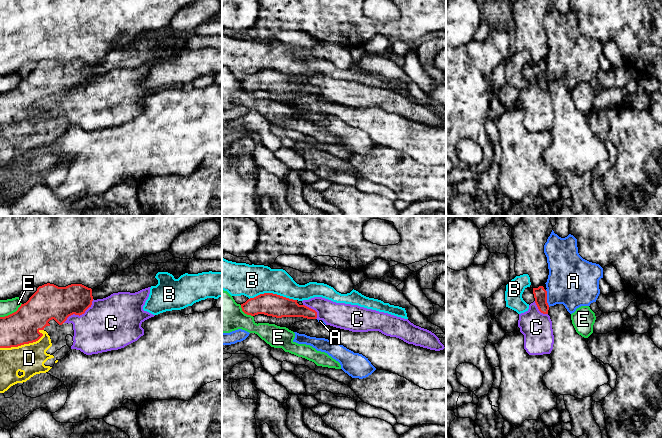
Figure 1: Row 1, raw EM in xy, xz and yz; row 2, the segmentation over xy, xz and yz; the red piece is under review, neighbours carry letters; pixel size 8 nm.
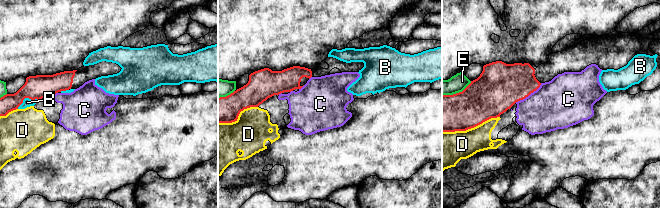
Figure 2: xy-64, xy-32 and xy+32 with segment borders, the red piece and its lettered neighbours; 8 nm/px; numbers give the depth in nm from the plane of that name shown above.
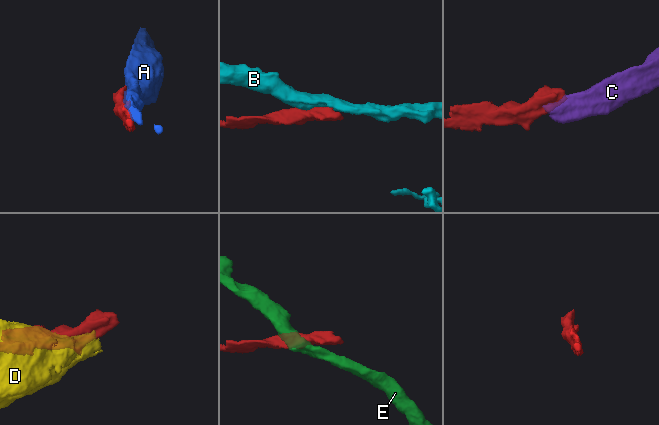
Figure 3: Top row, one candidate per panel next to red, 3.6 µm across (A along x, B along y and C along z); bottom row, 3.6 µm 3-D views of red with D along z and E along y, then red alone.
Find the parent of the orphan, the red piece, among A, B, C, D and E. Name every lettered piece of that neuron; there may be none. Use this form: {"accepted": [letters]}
{"accepted": []}

